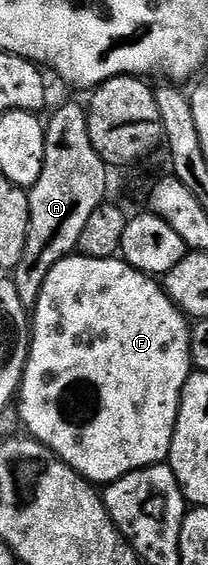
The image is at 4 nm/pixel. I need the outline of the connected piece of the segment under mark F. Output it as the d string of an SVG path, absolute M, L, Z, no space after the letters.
M68 255L48 271L48 279L44 279L44 287L40 291L40 299L32 310L32 336L30 338L30 357L26 361L26 370L22 376L20 390L20 421L31 438L47 445L53 453L57 453L66 464L91 483L109 483L128 475L137 469L146 469L150 465L163 464L169 458L172 447L172 435L178 418L178 408L182 402L182 388L192 372L191 334L192 325L187 314L175 305L166 294L165 288L158 285L149 273L133 269L127 261L109 257L96 259L81 255Z

